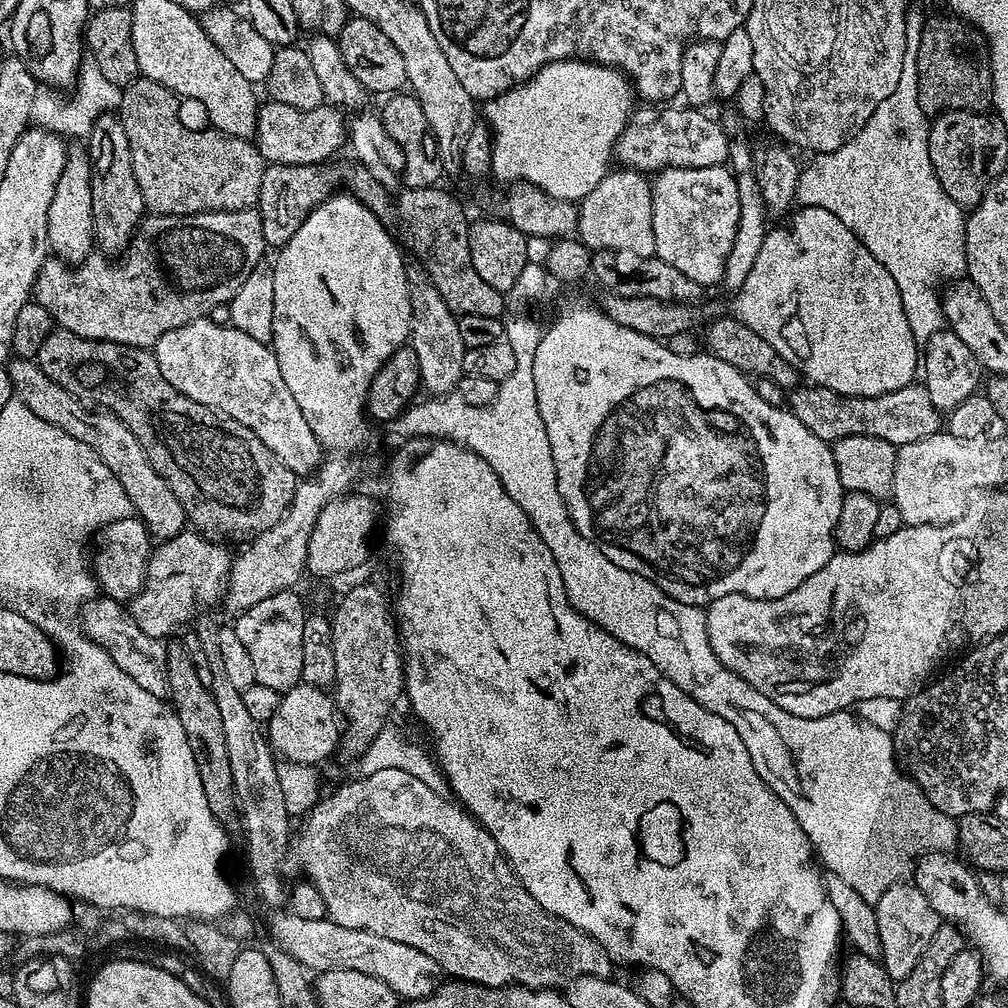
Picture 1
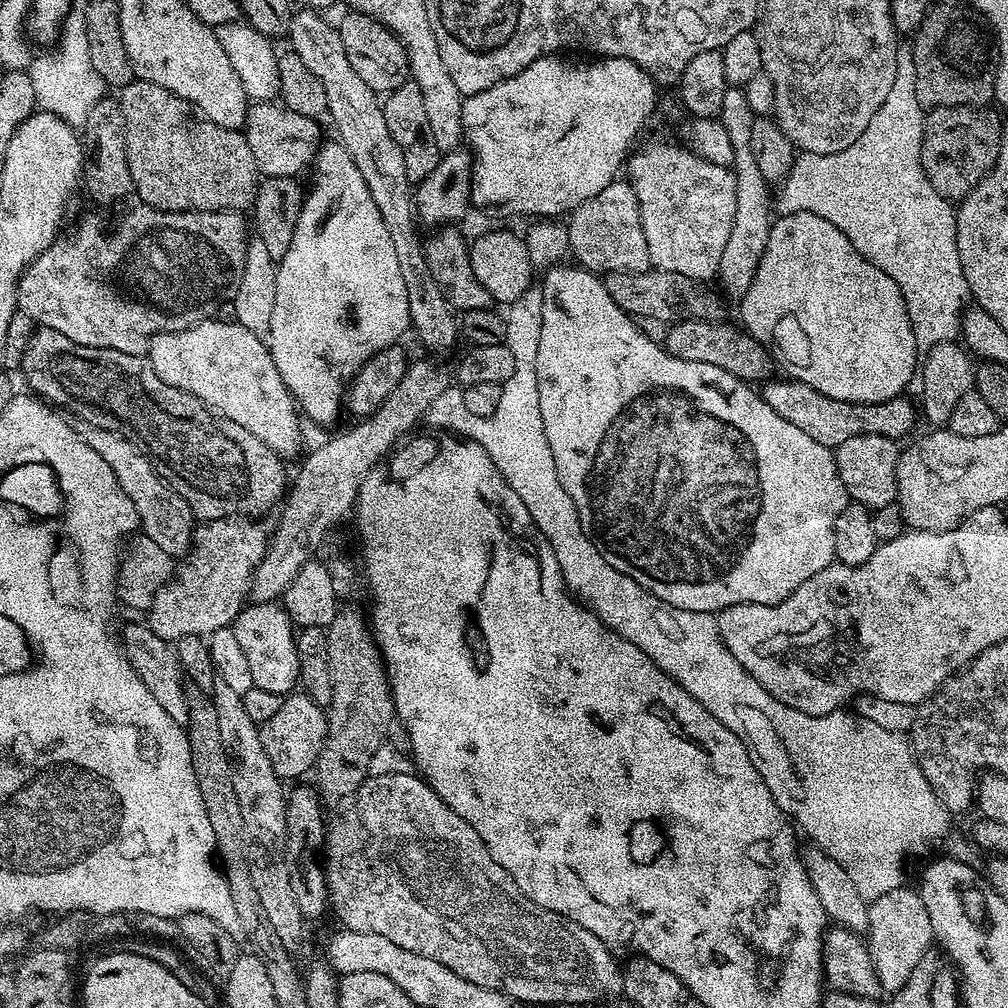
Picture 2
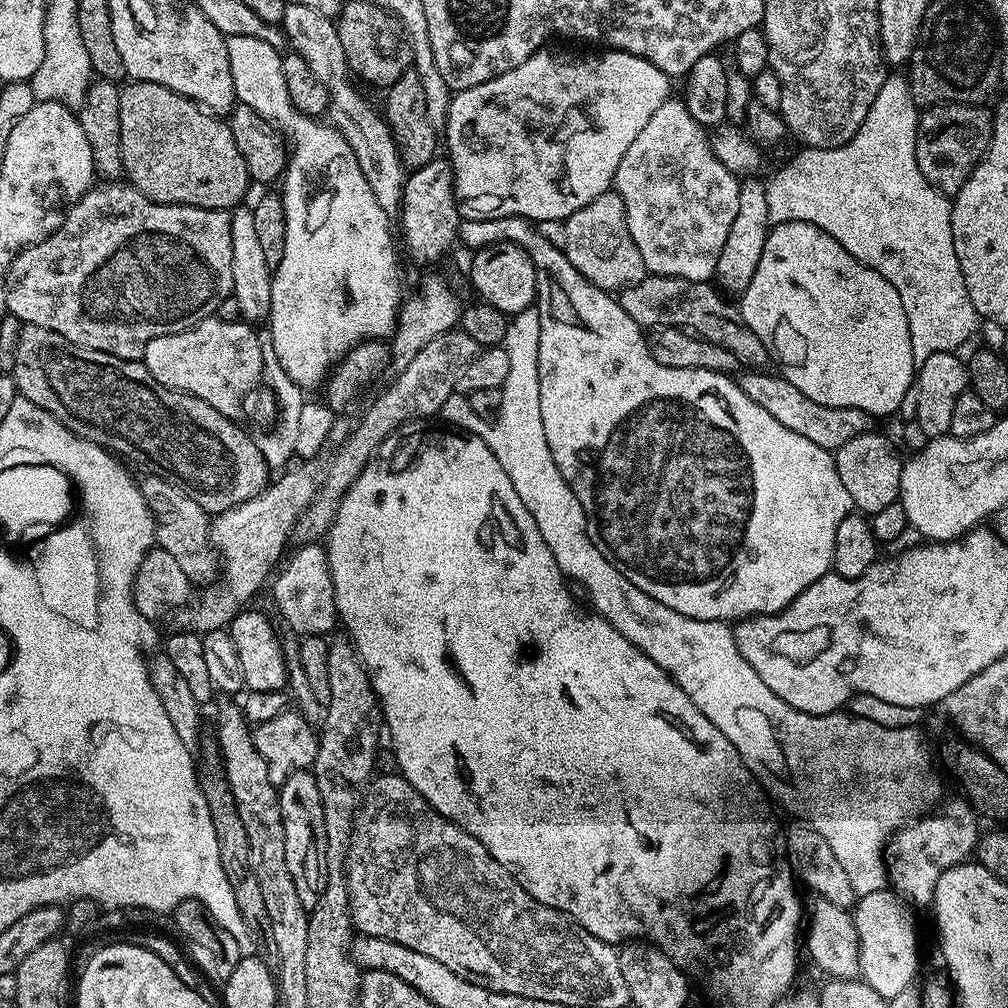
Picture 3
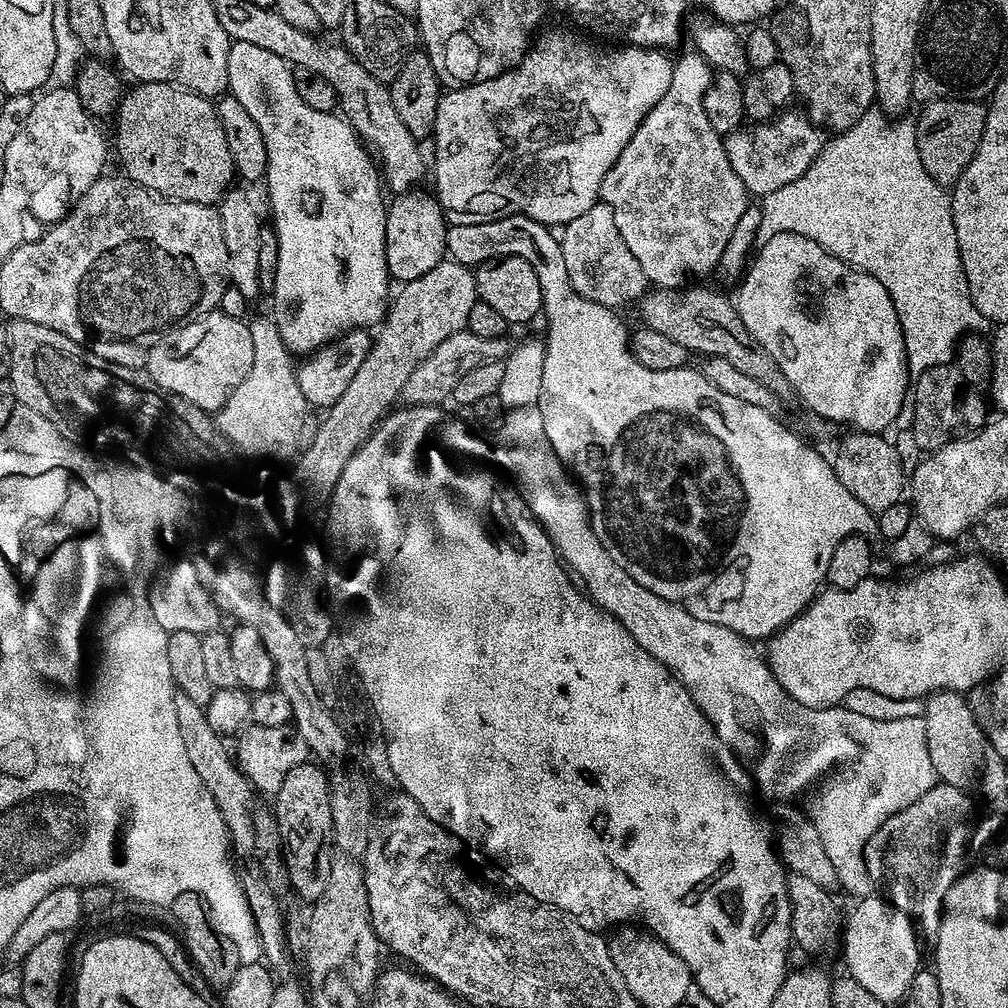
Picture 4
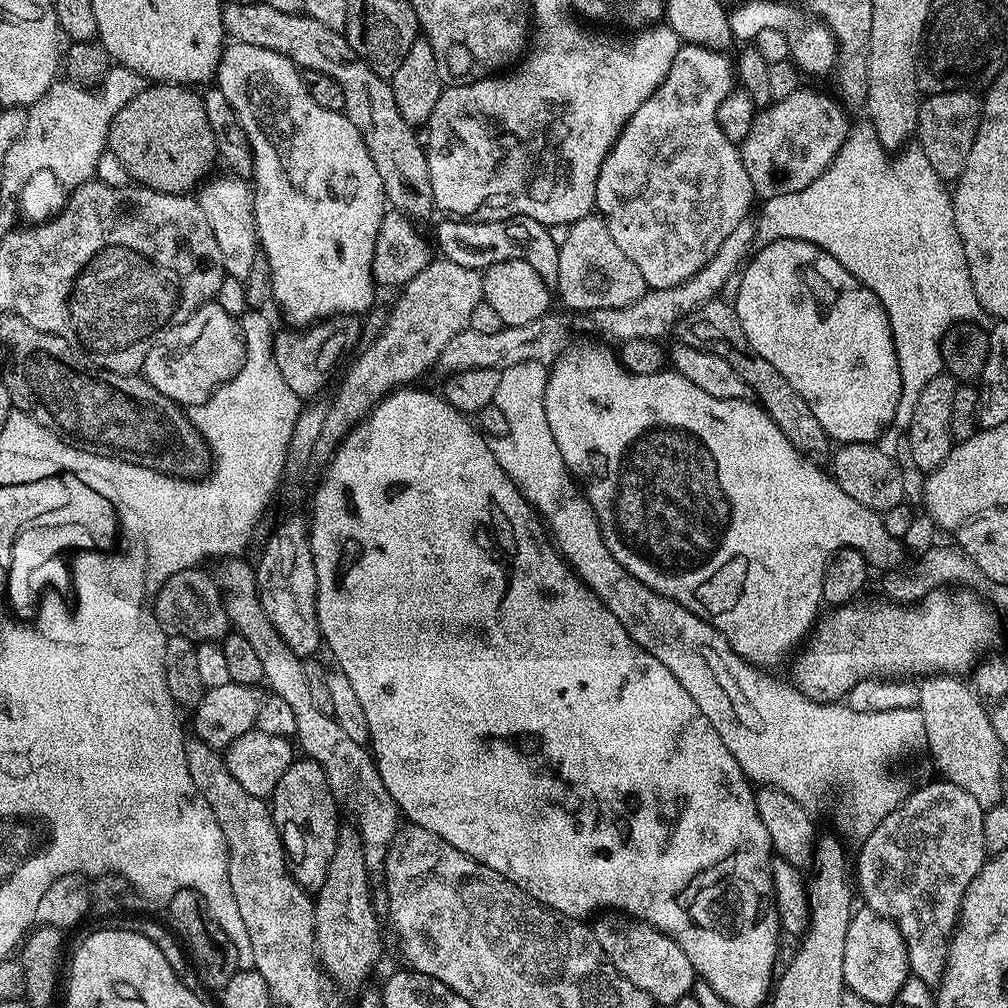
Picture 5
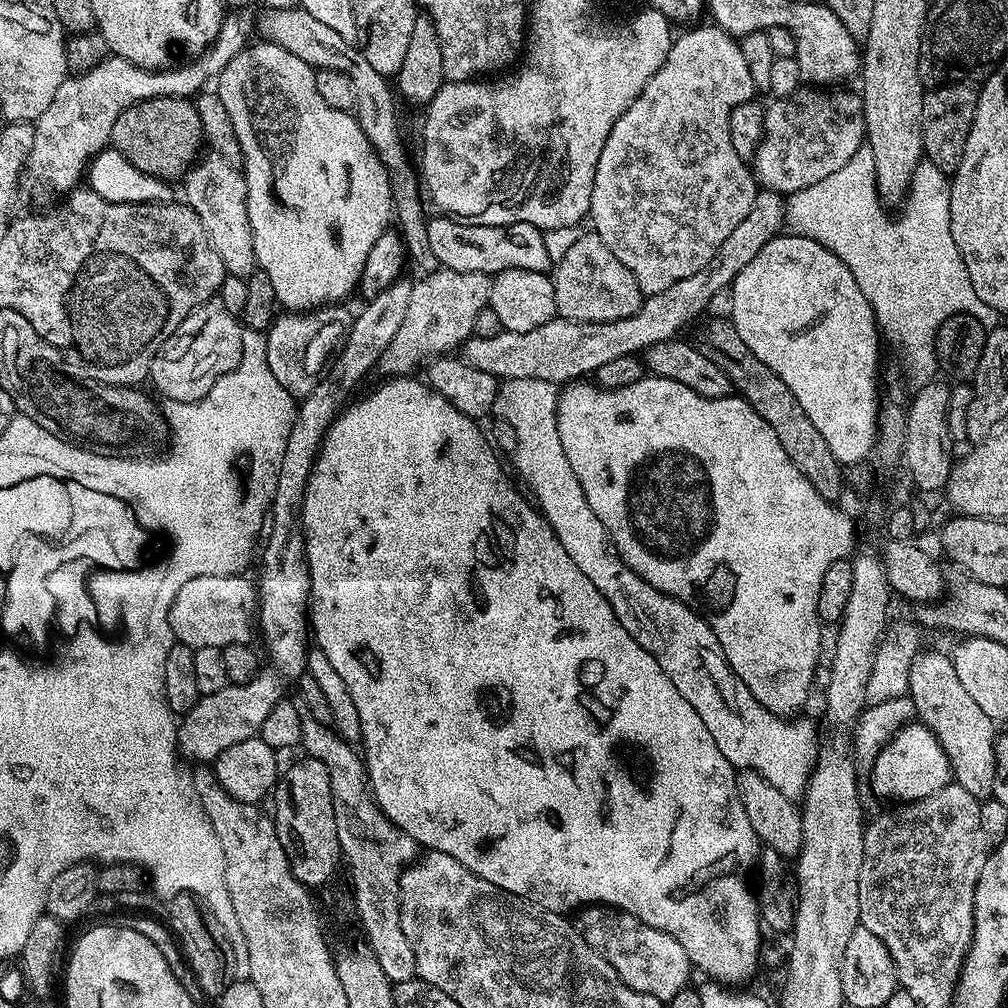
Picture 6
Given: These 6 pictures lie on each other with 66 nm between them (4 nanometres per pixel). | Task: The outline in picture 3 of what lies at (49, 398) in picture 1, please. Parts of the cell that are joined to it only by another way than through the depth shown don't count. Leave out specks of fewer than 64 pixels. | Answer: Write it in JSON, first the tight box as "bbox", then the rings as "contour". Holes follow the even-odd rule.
{"bbox":[139,474,218,585],"contour":[[[160,474],[151,475],[145,480],[141,479],[139,486],[151,504],[156,518],[156,544],[162,550],[166,550],[166,554],[171,554],[177,560],[178,567],[184,571],[186,578],[191,580],[193,585],[211,585],[218,576],[218,568],[216,572],[218,552],[212,547],[208,529],[210,513],[202,510],[202,506],[198,506],[198,502],[194,502],[194,498],[187,496],[171,480]]]}

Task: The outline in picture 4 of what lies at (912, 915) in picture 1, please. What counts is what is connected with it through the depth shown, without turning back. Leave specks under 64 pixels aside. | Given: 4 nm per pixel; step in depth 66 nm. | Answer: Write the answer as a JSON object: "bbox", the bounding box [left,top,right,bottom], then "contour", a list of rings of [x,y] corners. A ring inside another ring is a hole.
{"bbox":[842,894,921,1006],"contour":[[[873,894],[857,899],[852,913],[847,913],[846,923],[842,928],[842,944],[844,940],[844,964],[847,975],[853,976],[865,990],[870,990],[874,998],[878,998],[885,1006],[899,1005],[908,994],[910,982],[914,982],[914,974],[921,971],[920,944],[918,933],[912,919],[893,904],[888,903],[883,895]]]}

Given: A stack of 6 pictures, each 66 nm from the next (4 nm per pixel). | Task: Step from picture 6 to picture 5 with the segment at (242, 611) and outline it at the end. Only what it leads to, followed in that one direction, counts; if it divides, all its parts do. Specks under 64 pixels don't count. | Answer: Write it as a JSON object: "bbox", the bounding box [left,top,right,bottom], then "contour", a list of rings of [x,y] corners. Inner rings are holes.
{"bbox":[154,568,230,642],"contour":[[[187,568],[170,577],[154,598],[154,607],[161,628],[169,636],[185,636],[197,642],[216,642],[230,628],[220,585],[200,568]]]}

